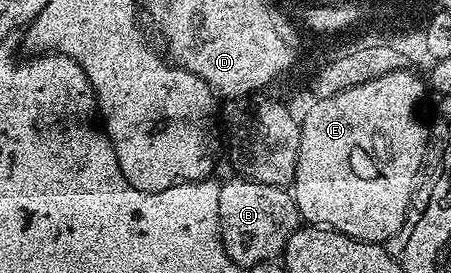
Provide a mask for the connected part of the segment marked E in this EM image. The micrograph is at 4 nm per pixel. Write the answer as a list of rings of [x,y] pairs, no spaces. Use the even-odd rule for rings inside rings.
[[[410,70],[386,72],[386,76],[366,80],[358,88],[346,88],[338,96],[317,98],[302,114],[298,168],[290,189],[305,223],[337,230],[359,242],[381,244],[387,244],[402,228],[430,150],[430,130],[419,114],[426,82]]]

